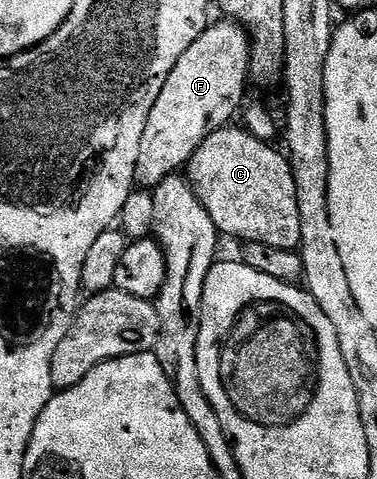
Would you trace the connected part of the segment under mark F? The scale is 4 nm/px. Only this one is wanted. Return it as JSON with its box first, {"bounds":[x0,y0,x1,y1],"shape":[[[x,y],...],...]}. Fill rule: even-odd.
{"bounds":[135,19,249,187],"shape":[[[232,19],[210,24],[183,51],[179,63],[167,75],[151,115],[147,115],[147,127],[143,127],[143,139],[139,142],[139,159],[135,181],[141,187],[155,187],[163,179],[184,170],[195,151],[216,129],[226,128],[229,121],[242,108],[245,85],[249,81],[249,37]]]}

